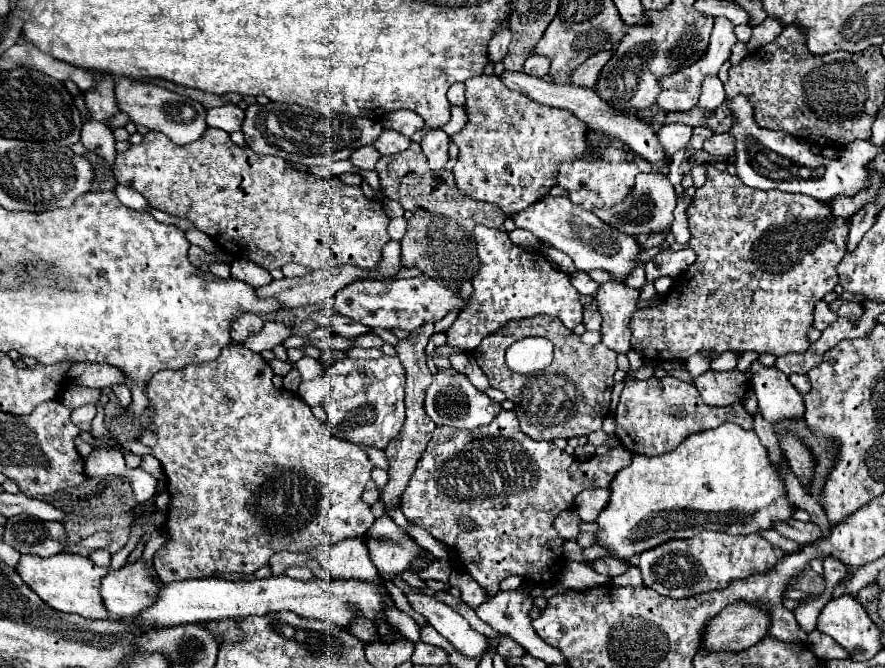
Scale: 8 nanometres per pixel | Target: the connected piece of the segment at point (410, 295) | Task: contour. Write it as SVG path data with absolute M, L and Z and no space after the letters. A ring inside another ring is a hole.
M428 276L394 280L394 282L378 282L378 280L358 280L342 290L336 292L332 300L332 308L348 316L356 322L362 322L372 328L386 328L386 330L416 330L424 320L440 320L454 308L464 308L466 300L460 300L454 290L444 288L442 284L430 280Z

